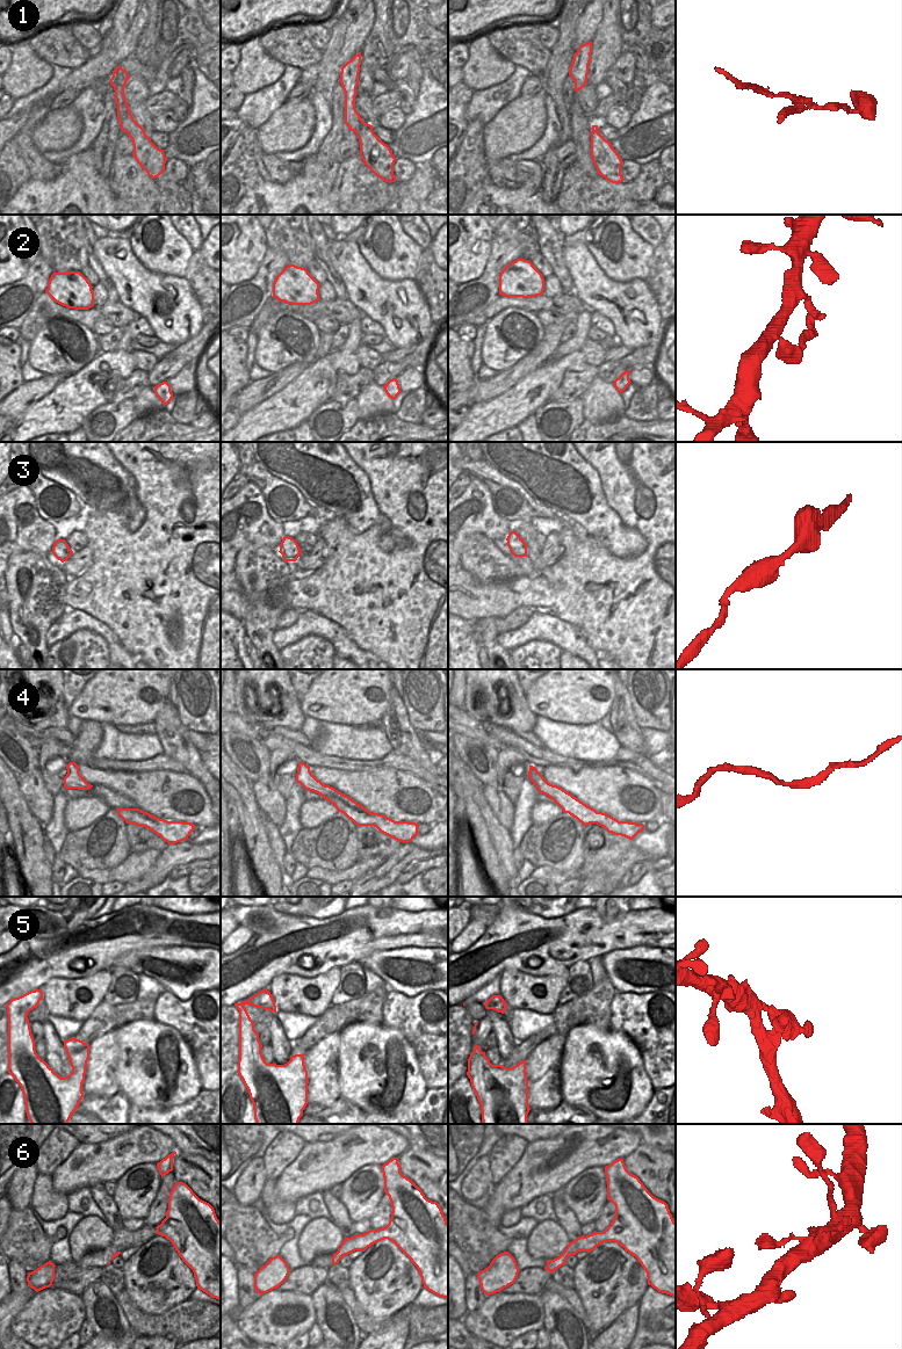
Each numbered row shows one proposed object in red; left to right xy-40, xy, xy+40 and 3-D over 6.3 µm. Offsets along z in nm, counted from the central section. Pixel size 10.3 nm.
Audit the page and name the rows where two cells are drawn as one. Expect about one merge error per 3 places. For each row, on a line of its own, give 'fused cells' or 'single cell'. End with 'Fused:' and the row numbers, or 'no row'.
1: fused cells
2: fused cells
3: single cell
4: single cell
5: single cell
6: single cell
Fused: 1, 2

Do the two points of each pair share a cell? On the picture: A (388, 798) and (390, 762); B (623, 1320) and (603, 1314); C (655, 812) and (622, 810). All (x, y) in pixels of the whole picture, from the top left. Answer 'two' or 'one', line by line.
A: two
B: two
C: one

